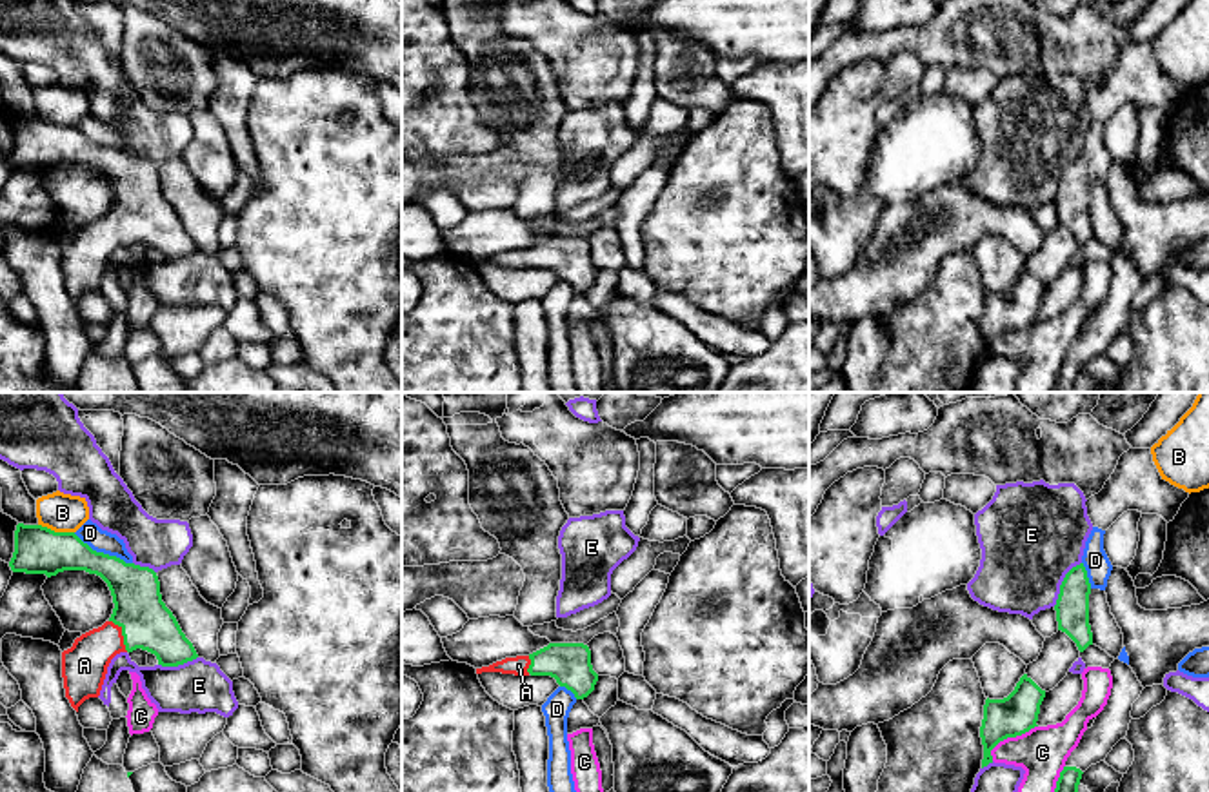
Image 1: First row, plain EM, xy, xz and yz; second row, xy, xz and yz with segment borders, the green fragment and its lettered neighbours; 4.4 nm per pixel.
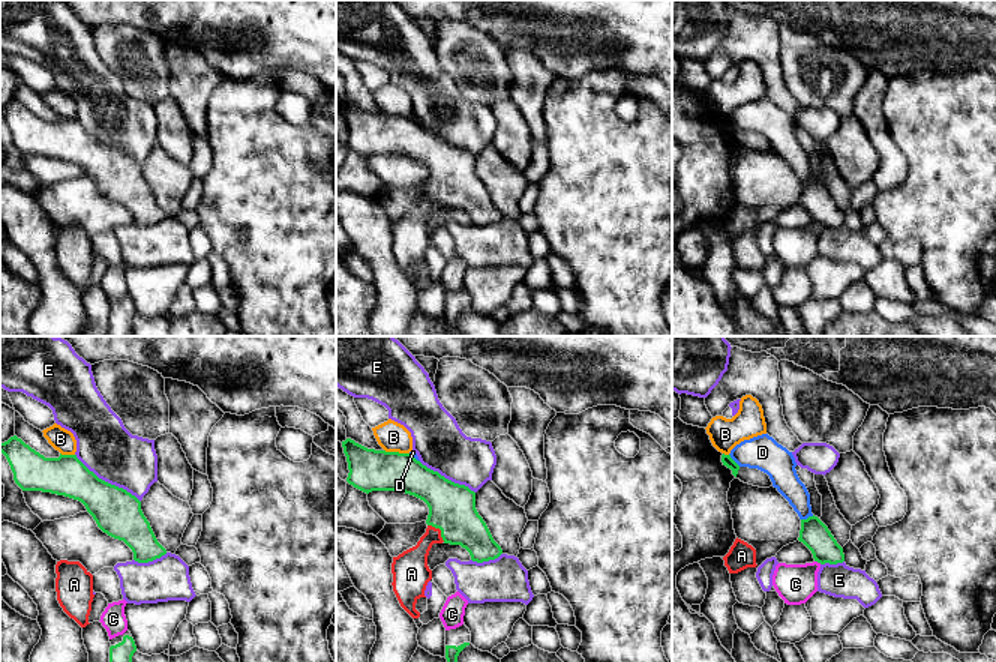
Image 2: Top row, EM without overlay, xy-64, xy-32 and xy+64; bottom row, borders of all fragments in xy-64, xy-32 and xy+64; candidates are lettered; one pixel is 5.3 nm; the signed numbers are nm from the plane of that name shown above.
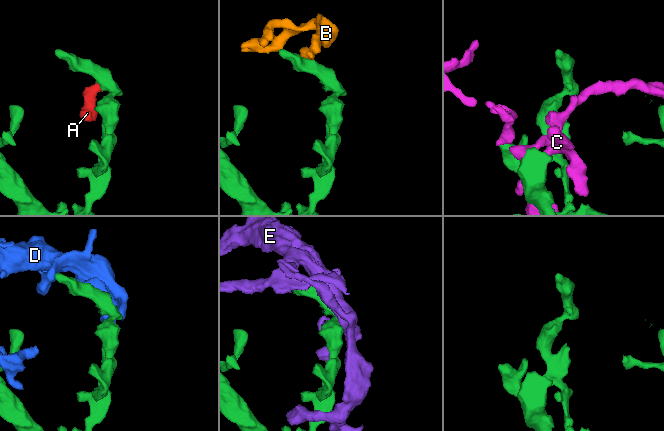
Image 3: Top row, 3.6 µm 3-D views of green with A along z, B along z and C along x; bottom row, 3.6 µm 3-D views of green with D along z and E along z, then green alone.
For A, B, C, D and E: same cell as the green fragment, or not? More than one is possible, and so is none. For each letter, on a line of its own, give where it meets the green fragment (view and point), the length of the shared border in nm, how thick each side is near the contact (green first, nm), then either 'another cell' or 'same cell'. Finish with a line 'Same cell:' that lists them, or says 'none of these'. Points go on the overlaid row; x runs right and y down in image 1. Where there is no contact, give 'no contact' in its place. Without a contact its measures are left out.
A: meets green in xy at (122, 634); contact 170 nm long; 220 nm thick on the green side, 200 nm on the other; same cell
B: meets green in xy at (57, 533); contact 170 nm long; 200 nm thick on the green side, 180 nm on the other; another cell
C: meets green in yz at (1009, 736); contact 260 nm long; 180 nm thick on the green side, 220 nm on the other; another cell
D: meets green in xy at (102, 553); contact 300 nm long; 220 nm thick on the green side, 100 nm on the other; another cell
E: meets green in yz at (1062, 584); contact 240 nm long; 150 nm thick on the green side, 460 nm on the other; another cell
Same cell: A

